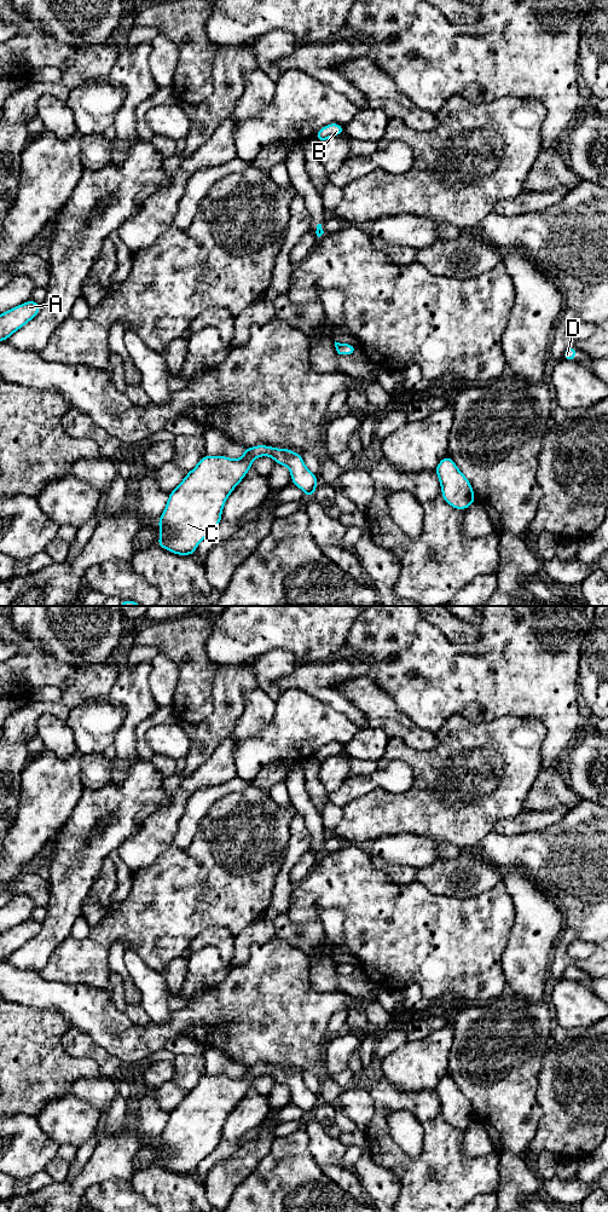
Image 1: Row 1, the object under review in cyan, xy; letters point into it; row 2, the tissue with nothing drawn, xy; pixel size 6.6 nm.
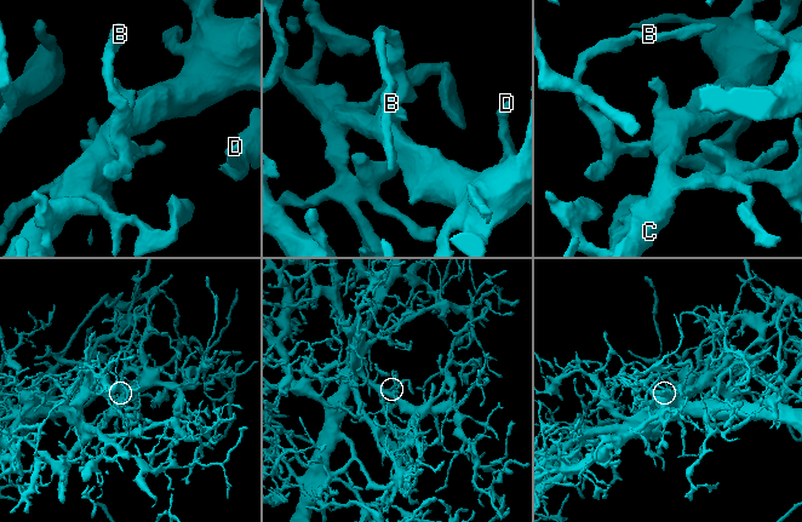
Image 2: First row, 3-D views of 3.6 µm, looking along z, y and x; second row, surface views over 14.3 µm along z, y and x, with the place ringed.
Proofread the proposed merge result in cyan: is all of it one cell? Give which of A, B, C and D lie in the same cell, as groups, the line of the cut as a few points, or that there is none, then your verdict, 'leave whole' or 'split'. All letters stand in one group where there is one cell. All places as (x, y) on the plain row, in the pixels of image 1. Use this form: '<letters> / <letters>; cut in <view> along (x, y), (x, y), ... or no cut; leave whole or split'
A B C D; no cut; leave whole

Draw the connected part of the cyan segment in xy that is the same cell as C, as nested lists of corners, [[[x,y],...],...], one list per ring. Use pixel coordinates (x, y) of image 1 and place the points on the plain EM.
[[[261,1063],[250,1068],[243,1067],[243,1069],[244,1073],[239,1079],[232,1079],[222,1074],[204,1074],[197,1085],[186,1092],[184,1100],[169,1113],[166,1127],[157,1141],[161,1150],[157,1165],[176,1175],[196,1172],[197,1165],[215,1150],[221,1142],[221,1132],[227,1116],[247,1095],[251,1087],[251,1081],[260,1075],[270,1075],[277,1084],[286,1085],[291,1092],[291,1103],[300,1107],[306,1118],[313,1116],[318,1095],[308,1090],[301,1073],[290,1068],[277,1068]]]

